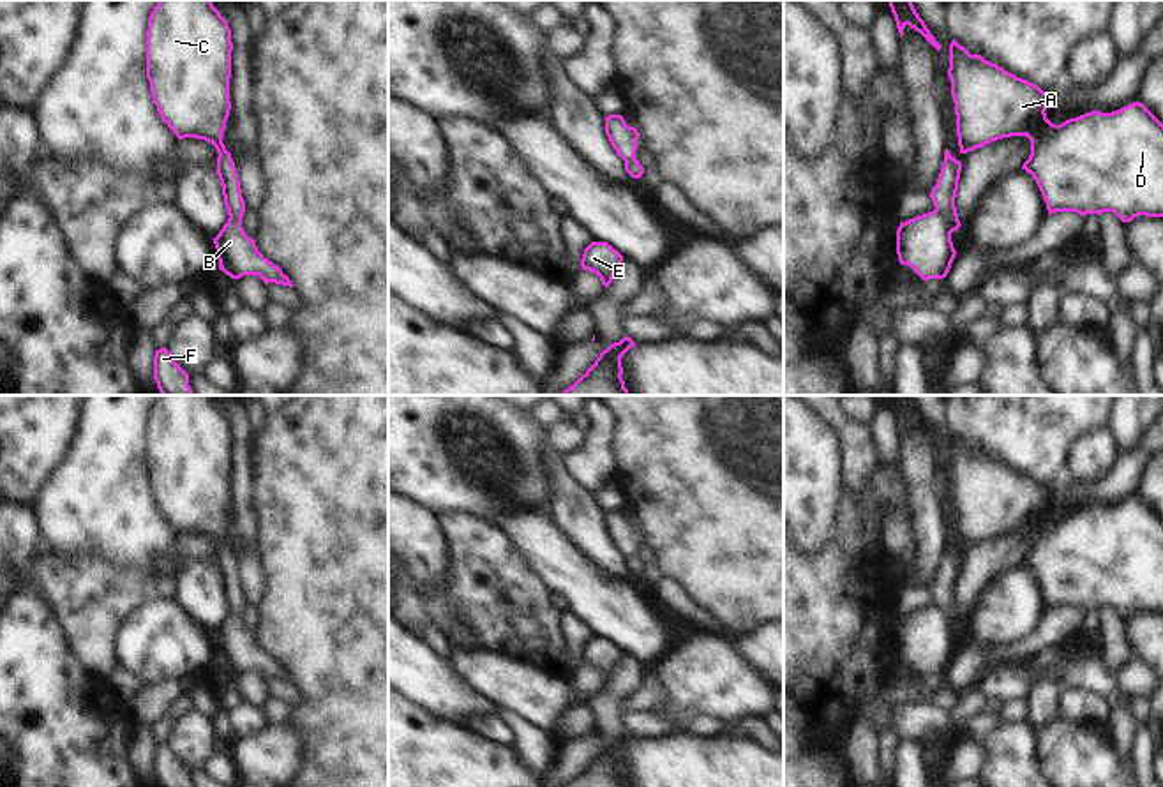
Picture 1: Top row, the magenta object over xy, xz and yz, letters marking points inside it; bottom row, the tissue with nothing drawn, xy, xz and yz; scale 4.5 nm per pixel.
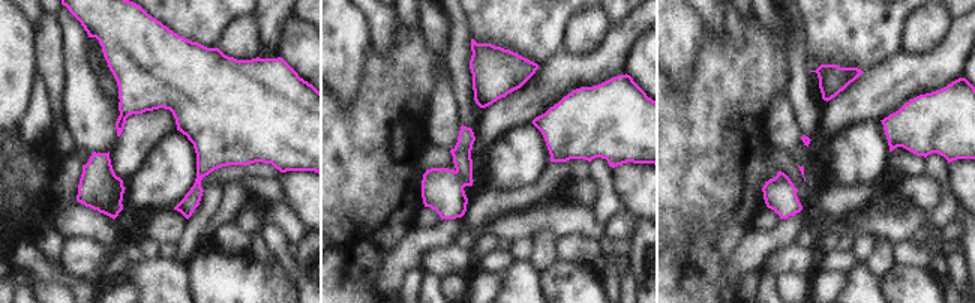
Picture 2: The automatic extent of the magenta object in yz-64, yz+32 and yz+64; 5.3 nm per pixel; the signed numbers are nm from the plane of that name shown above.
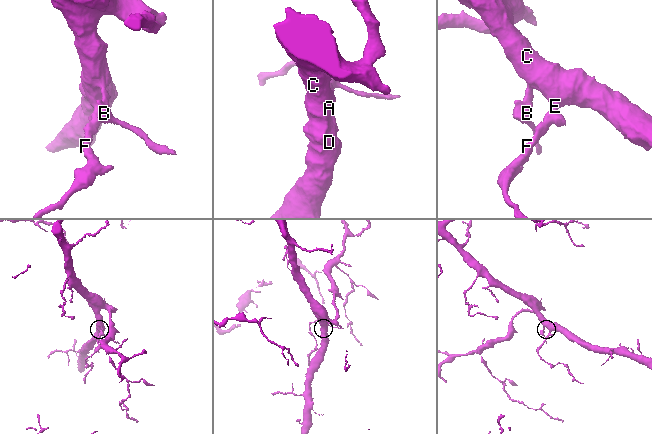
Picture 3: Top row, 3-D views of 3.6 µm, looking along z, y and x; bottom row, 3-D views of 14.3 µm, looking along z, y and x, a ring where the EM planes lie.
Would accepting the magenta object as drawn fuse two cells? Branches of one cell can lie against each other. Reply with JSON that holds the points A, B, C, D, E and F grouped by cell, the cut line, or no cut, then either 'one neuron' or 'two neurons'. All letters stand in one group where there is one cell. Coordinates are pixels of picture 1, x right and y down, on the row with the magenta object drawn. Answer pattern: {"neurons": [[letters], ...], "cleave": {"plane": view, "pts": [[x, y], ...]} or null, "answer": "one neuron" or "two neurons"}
{"neurons": [["A", "C", "D", "E", "F"], ["B"]], "cleave": {"plane": "yz", "pts": [[936, 209], [952, 232]]}, "answer": "two neurons"}

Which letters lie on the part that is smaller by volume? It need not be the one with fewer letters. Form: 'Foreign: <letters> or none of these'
Foreign: B

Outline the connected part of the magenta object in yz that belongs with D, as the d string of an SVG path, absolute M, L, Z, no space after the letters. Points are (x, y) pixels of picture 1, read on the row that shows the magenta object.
M955 39L949 44L948 76L960 154L1002 138L1027 136L1031 155L1022 169L1036 180L1048 215L1114 212L1122 222L1138 215L1163 217L1163 124L1142 102L1112 113L1091 111L1055 125L1045 113L1048 92L981 55L971 55Z

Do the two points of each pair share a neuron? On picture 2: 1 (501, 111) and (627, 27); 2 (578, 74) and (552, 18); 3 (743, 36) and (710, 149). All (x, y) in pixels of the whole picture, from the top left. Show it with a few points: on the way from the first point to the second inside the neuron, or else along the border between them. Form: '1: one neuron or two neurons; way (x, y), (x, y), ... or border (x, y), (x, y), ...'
1: one neuron; way (534, 98), (564, 71), (587, 71), (600, 60)
2: two neurons; border (564, 47), (539, 66)
3: one neuron; way (743, 65), (735, 75), (720, 120)

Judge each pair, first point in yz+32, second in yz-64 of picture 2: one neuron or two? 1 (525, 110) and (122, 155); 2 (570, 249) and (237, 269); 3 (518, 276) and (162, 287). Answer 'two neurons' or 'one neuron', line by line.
1: one neuron
2: two neurons
3: one neuron

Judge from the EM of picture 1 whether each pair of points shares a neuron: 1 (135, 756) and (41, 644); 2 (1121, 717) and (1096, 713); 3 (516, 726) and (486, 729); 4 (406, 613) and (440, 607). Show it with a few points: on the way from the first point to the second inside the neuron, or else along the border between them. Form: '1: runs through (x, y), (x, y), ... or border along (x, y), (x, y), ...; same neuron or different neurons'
1: border along (136, 729), (124, 752), (127, 768); different neurons
2: border along (1114, 708), (1102, 726); different neurons
3: border along (493, 715), (512, 734), (512, 747); different neurons
4: border along (406, 586), (422, 602), (426, 616), (443, 632); different neurons

